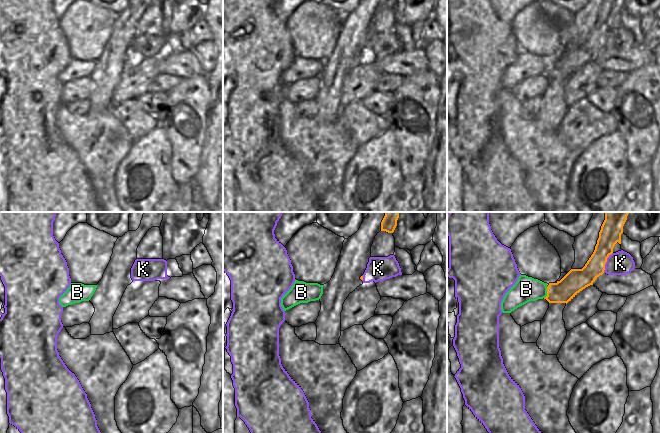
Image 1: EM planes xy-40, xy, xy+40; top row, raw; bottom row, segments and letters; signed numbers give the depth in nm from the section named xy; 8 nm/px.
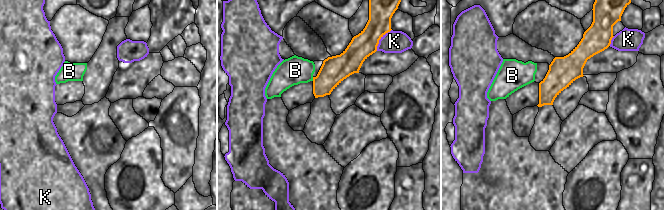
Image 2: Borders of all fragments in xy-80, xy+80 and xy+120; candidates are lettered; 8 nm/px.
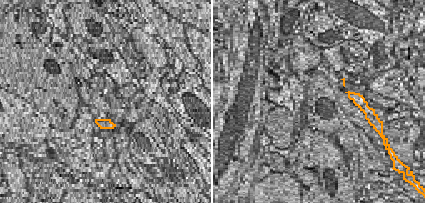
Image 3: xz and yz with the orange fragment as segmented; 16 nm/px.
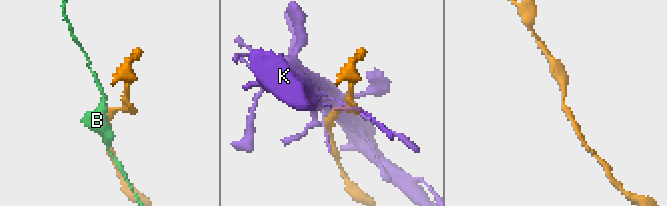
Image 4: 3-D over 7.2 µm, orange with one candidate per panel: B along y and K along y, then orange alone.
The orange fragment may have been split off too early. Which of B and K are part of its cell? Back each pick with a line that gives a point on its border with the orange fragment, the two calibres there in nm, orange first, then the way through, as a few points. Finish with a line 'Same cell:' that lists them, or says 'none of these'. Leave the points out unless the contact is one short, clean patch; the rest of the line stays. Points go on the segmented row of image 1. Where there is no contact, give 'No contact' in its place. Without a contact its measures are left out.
Same cell: none of these.

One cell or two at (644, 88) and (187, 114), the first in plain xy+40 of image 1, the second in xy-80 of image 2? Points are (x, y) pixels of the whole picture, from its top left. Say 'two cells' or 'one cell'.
one cell

